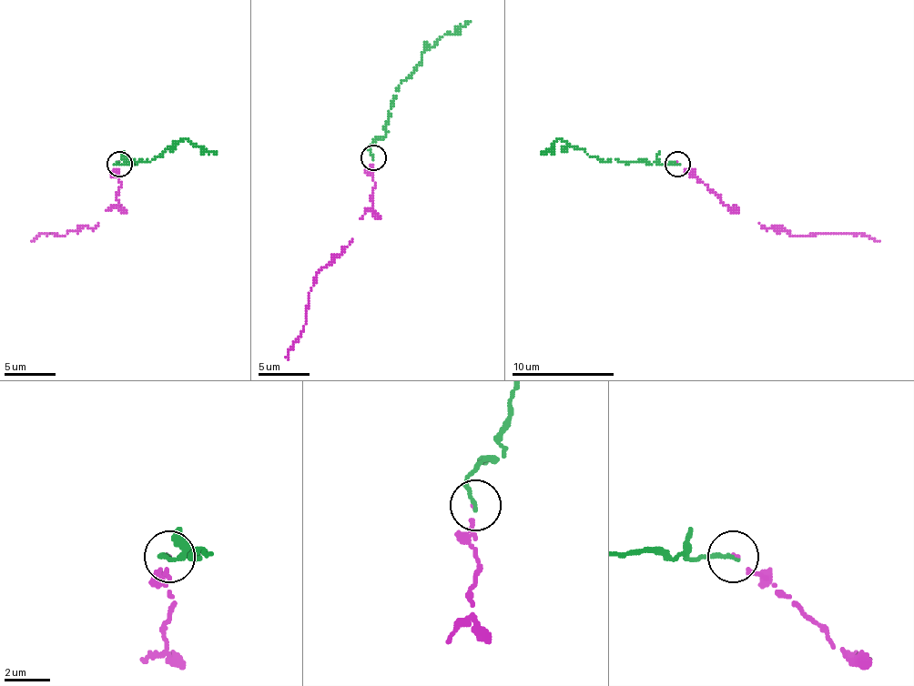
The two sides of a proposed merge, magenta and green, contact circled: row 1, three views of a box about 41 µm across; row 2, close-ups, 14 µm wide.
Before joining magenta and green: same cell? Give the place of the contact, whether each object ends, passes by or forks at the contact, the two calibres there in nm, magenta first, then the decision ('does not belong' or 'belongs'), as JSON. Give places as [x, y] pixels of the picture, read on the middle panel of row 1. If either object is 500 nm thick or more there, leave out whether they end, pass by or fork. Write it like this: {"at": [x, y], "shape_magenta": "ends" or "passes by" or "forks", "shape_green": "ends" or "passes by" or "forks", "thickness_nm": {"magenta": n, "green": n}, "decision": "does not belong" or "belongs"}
{"at": [373, 157], "shape_magenta": "ends", "shape_green": "ends", "thickness_nm": {"magenta": 110, "green": 180}, "decision": "belongs"}

